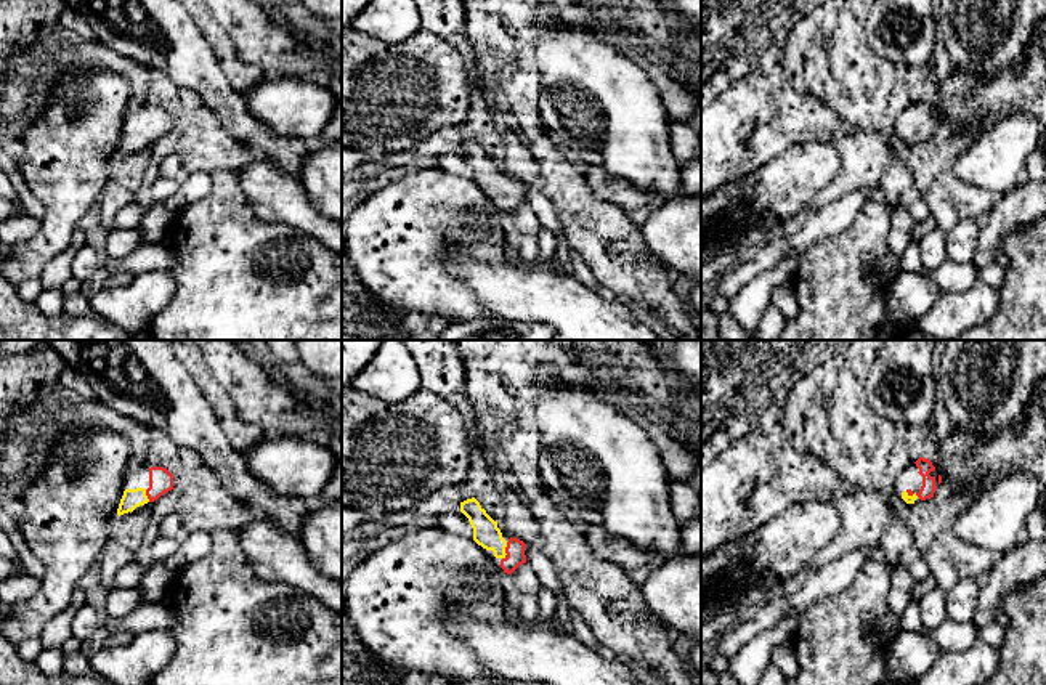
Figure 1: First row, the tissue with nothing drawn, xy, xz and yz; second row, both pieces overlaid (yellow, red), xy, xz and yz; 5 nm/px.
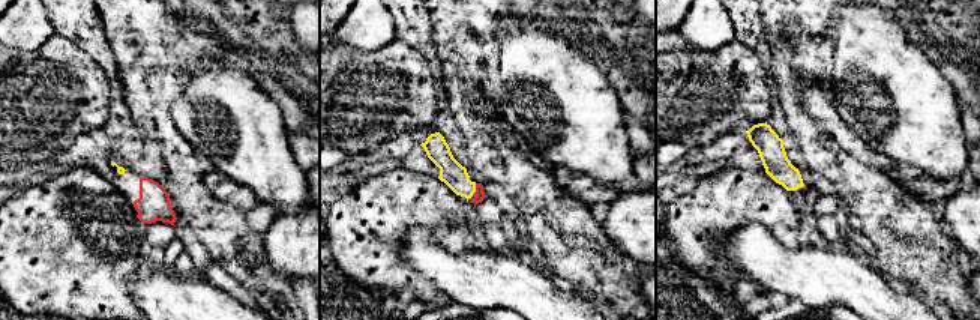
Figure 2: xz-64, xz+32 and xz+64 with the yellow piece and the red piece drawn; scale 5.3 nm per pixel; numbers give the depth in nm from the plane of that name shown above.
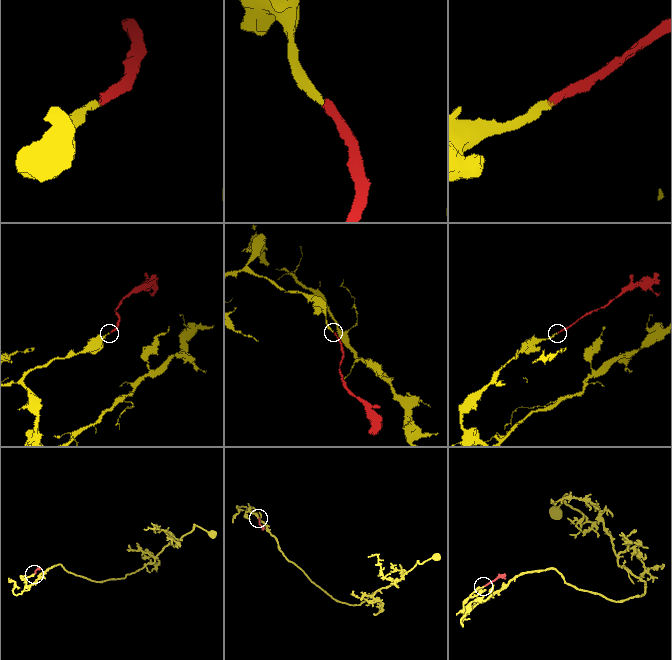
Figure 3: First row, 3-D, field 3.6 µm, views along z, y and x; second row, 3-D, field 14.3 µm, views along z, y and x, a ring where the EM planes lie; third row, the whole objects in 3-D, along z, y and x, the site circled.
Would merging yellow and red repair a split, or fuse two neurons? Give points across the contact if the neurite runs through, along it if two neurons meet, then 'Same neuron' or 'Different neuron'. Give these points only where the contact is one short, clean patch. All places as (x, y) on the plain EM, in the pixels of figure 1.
Path across: xy (132, 138), (146, 137), (161, 121). Same neuron

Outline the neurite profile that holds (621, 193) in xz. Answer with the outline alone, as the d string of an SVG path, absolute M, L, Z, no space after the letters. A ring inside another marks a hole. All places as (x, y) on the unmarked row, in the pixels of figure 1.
M586 167L584 173L589 189L597 197L613 202L627 213L655 201L655 196L651 193L642 193L627 180L611 176L602 168Z

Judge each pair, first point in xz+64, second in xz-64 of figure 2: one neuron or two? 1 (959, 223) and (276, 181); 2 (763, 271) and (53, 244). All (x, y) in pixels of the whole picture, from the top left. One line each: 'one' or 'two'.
1: two
2: two

